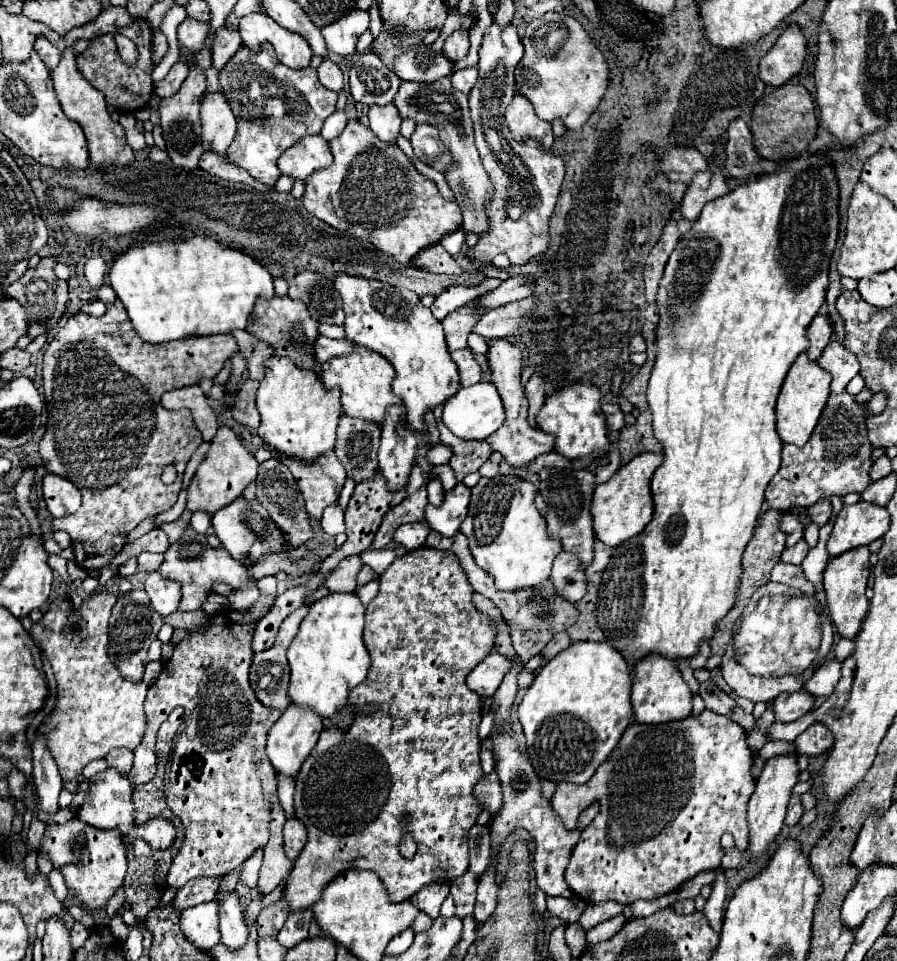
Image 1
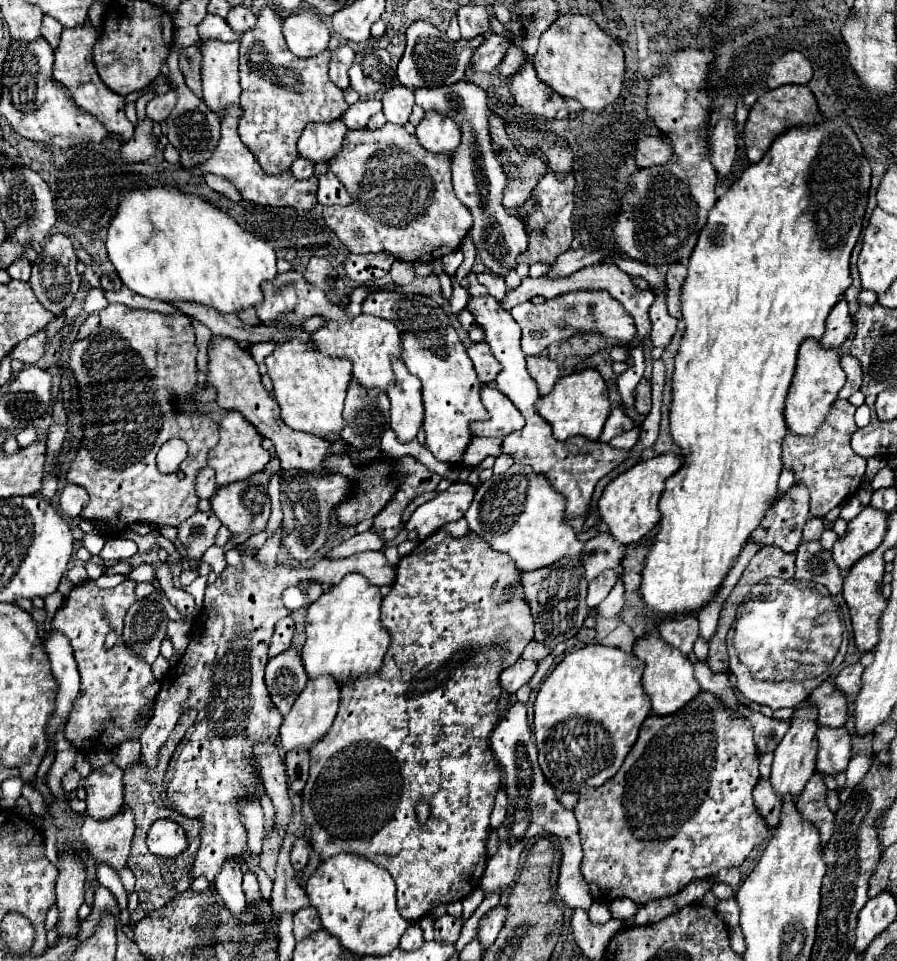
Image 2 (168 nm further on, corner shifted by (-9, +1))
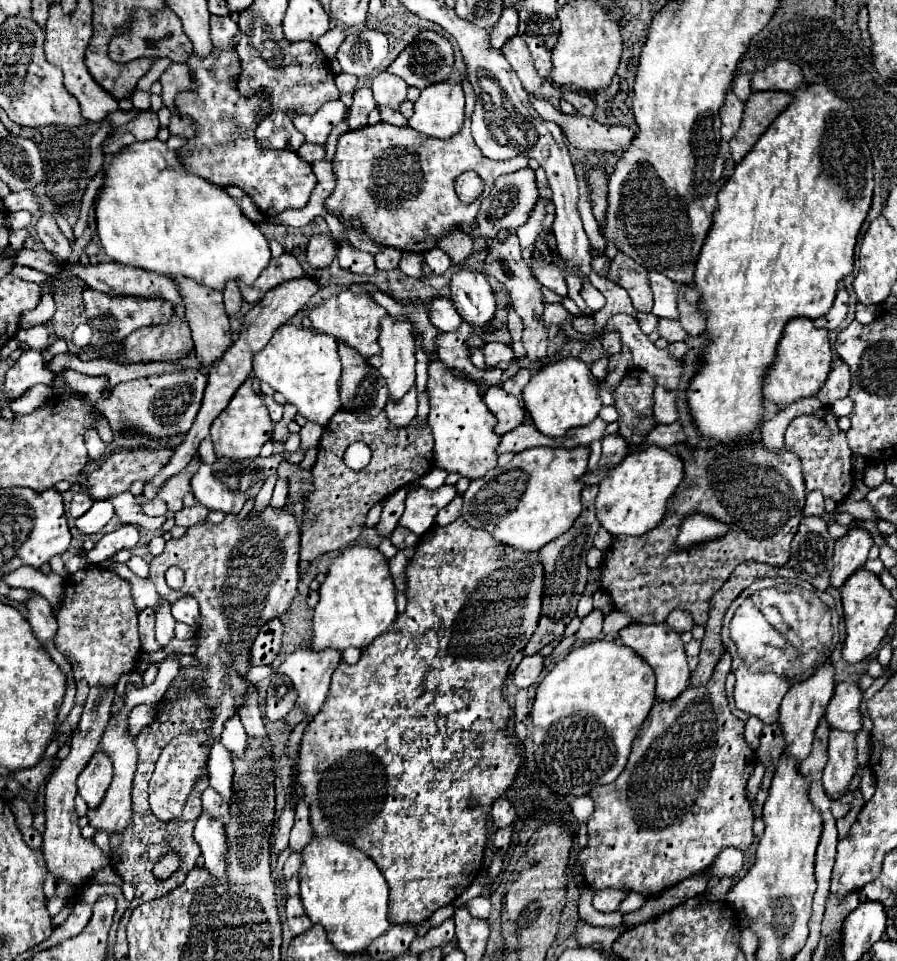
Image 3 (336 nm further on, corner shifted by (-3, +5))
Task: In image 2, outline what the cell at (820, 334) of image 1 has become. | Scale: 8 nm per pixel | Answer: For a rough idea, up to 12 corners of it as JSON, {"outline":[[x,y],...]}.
{"outline":[[847,302],[827,316],[823,348],[837,350],[853,330]]}

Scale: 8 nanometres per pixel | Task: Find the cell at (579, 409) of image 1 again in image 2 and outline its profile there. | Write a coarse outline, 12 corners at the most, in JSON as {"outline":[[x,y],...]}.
{"outline":[[593,368],[563,376],[537,410],[557,440],[599,440],[609,388]]}

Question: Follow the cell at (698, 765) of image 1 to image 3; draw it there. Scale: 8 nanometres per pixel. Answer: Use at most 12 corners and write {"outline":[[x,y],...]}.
{"outline":[[725,696],[655,702],[595,788],[591,890],[649,896],[753,844]]}

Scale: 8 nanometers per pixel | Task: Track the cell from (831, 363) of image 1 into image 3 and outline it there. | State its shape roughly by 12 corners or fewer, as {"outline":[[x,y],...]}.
{"outline":[[835,366],[817,398],[829,406],[845,398],[851,386],[849,368]]}

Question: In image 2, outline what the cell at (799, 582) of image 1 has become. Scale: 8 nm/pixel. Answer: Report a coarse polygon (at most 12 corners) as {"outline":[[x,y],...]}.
{"outline":[[819,540],[797,548],[795,580],[823,584],[831,596],[843,574]]}

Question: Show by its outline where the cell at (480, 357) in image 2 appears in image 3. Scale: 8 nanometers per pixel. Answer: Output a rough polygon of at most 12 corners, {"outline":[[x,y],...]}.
{"outline":[[489,342],[483,356],[489,368],[509,366],[513,348],[503,342]]}

